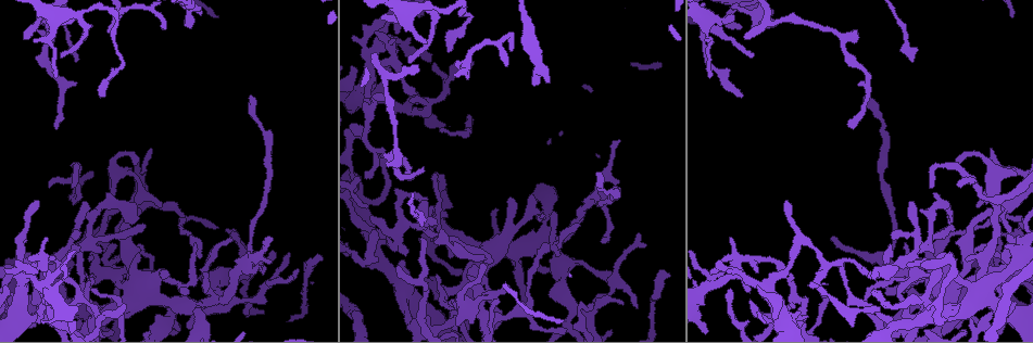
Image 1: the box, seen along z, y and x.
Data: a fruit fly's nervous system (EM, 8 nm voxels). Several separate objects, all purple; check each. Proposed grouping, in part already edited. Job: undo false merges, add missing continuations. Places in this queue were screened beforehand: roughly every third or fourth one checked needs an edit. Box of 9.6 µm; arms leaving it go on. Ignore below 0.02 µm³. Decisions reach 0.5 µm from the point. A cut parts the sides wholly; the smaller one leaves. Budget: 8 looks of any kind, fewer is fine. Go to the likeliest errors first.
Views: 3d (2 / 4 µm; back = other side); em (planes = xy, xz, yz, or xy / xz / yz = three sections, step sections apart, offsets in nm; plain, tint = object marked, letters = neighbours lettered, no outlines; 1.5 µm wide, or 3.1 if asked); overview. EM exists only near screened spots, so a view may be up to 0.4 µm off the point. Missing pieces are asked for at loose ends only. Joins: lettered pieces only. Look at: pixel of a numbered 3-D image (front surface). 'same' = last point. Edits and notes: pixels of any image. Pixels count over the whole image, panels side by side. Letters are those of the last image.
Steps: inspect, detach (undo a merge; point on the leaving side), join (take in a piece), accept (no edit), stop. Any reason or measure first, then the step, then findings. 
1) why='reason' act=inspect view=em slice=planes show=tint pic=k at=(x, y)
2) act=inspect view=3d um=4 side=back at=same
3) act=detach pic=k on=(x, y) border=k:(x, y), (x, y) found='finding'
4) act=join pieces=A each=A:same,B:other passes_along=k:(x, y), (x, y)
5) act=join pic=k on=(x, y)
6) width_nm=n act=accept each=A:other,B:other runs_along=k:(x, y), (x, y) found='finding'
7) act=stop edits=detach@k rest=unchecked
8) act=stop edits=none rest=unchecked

act=inspect view=em slice=xy step=8 show=tint pic=1 at=(476, 262)

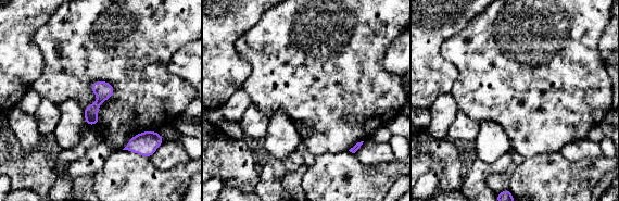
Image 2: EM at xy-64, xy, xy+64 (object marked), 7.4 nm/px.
act=inspect view=em slice=yz step=4 show=letters at=same

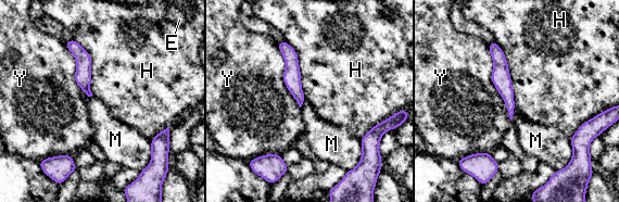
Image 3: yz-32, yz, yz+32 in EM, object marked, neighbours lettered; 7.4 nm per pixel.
width_nm=110 act=accept each=E:other,H:other,M:other,Y:other found='one neuron here'

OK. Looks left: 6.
why='thin end' act=inspect view=em slice=planes show=letters pic=1 at=(406, 159)

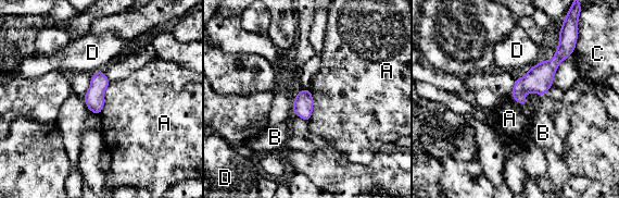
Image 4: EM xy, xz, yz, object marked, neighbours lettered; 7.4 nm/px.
longest_contact=A:260nm act=accept each=A:other,B:other,C:other,D:other border=4:(545, 94), (510, 96) found='no lettered piece goes on from it'

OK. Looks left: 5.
why='thin neck' act=inspect view=3d um=2 pic=1 at=(586, 205)

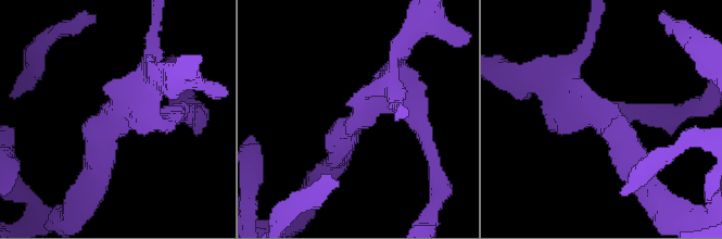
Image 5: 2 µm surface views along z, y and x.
arms=4 why='now the EM' act=inspect view=em slice=planes show=letters pic=5 at=(122, 115)

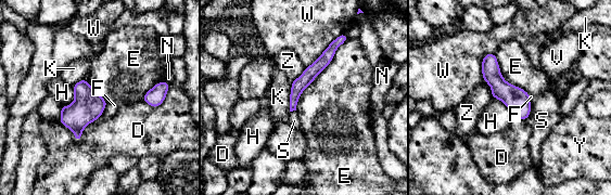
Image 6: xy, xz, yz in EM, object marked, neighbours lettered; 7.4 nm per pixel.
act=accept each=D:other,E:other,F:other,H:other,K:other,N:other,S:other,V:other,W:other,Y:other,Z:other found='continuous, no second neuron'

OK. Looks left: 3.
act=stop edits=none rest=unchecked

